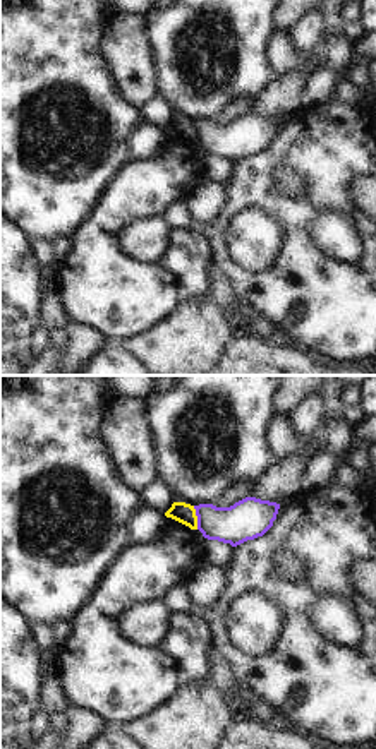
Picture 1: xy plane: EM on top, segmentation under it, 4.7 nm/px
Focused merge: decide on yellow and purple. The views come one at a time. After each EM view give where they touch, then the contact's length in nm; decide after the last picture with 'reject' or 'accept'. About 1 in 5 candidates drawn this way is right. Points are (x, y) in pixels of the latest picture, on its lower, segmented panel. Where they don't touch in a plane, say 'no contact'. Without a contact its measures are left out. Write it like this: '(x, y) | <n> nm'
(196, 518) | 110 nm

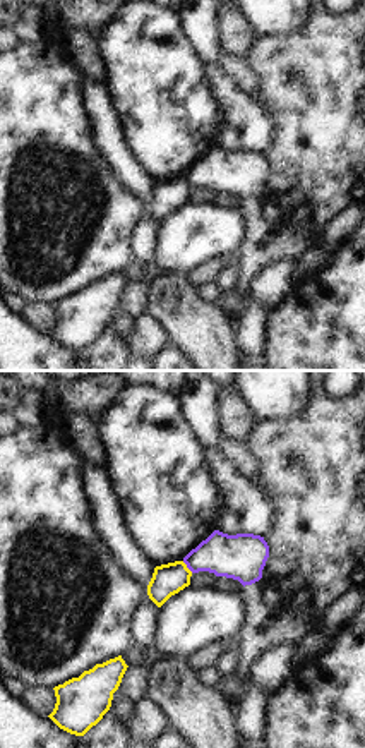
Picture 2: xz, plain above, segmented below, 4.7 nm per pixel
(185, 567) | 80 nm

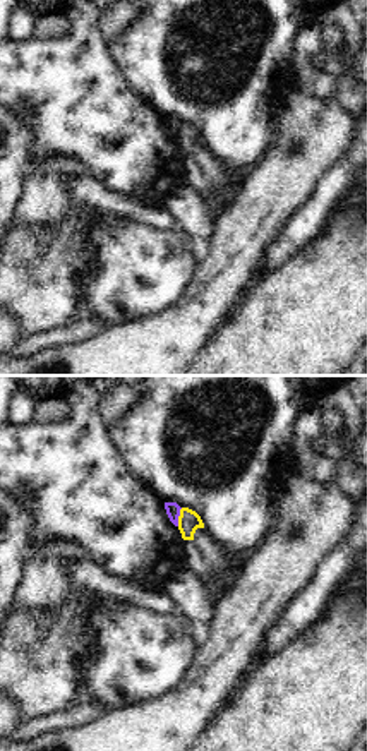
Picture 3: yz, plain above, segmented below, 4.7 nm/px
(179, 516) | 90 nm

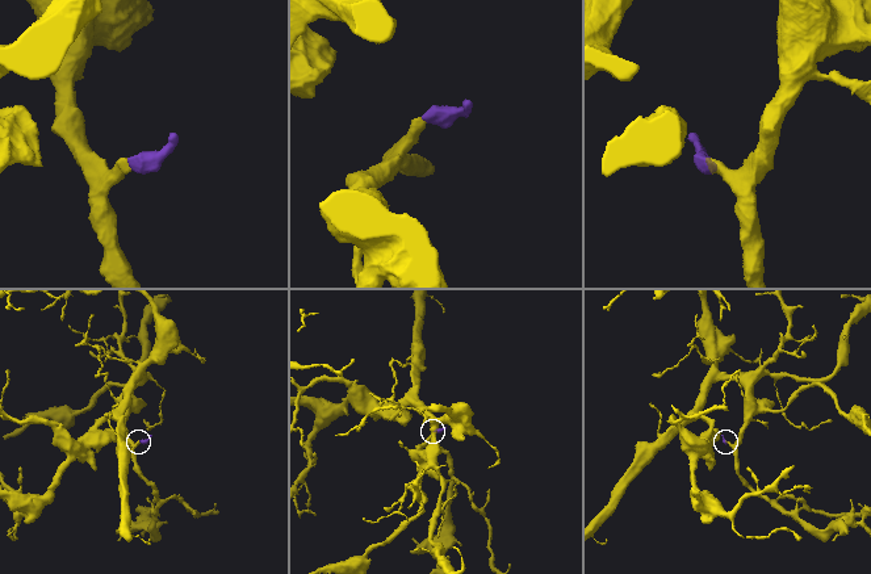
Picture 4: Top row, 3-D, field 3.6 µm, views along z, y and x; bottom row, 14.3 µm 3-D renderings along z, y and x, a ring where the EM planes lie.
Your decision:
reject

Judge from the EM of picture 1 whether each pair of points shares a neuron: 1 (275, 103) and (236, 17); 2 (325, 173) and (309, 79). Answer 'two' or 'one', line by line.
1: two
2: two

